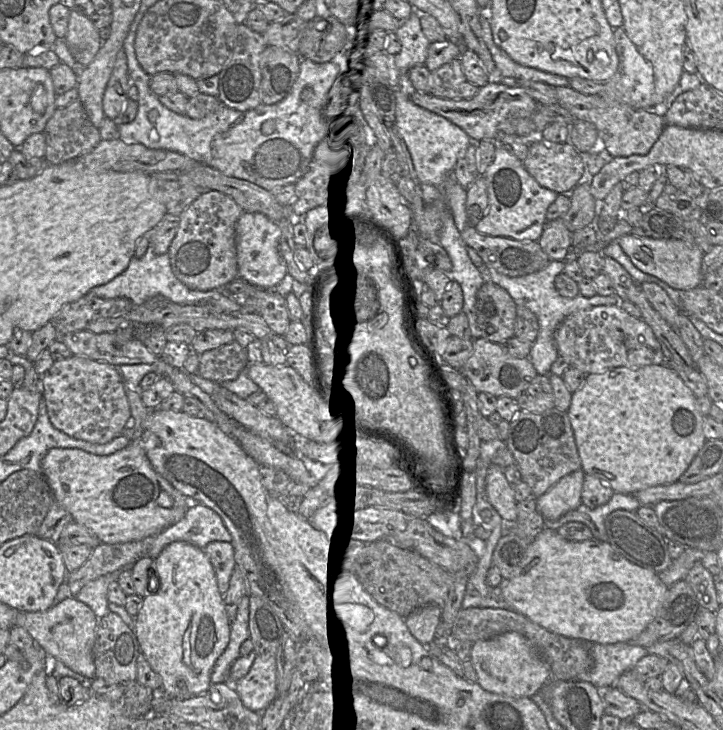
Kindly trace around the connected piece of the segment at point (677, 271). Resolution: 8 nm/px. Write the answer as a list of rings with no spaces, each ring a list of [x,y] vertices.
[[[631,234],[619,237],[617,242],[640,271],[660,279],[671,288],[686,291],[702,285],[701,263],[705,253],[697,245],[679,239],[655,239]]]

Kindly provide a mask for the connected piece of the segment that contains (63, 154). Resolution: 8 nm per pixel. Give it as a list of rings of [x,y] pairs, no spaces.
[[[77,99],[64,108],[56,108],[43,130],[46,164],[56,165],[89,153],[102,139],[99,129],[90,121],[82,103]]]

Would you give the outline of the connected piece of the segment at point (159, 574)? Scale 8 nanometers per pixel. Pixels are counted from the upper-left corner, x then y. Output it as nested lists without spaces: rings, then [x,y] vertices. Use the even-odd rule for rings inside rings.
[[[175,541],[153,560],[151,570],[155,570],[152,574],[158,579],[158,591],[143,598],[141,609],[134,617],[134,632],[141,652],[161,677],[161,689],[166,697],[186,700],[202,695],[211,686],[214,664],[230,639],[231,623],[212,564],[202,549]],[[180,680],[185,682],[185,689],[177,686]]]

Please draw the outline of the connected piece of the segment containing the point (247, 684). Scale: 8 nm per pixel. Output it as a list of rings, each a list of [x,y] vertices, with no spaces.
[[[257,655],[248,673],[232,686],[243,705],[262,713],[277,697],[276,658]]]

